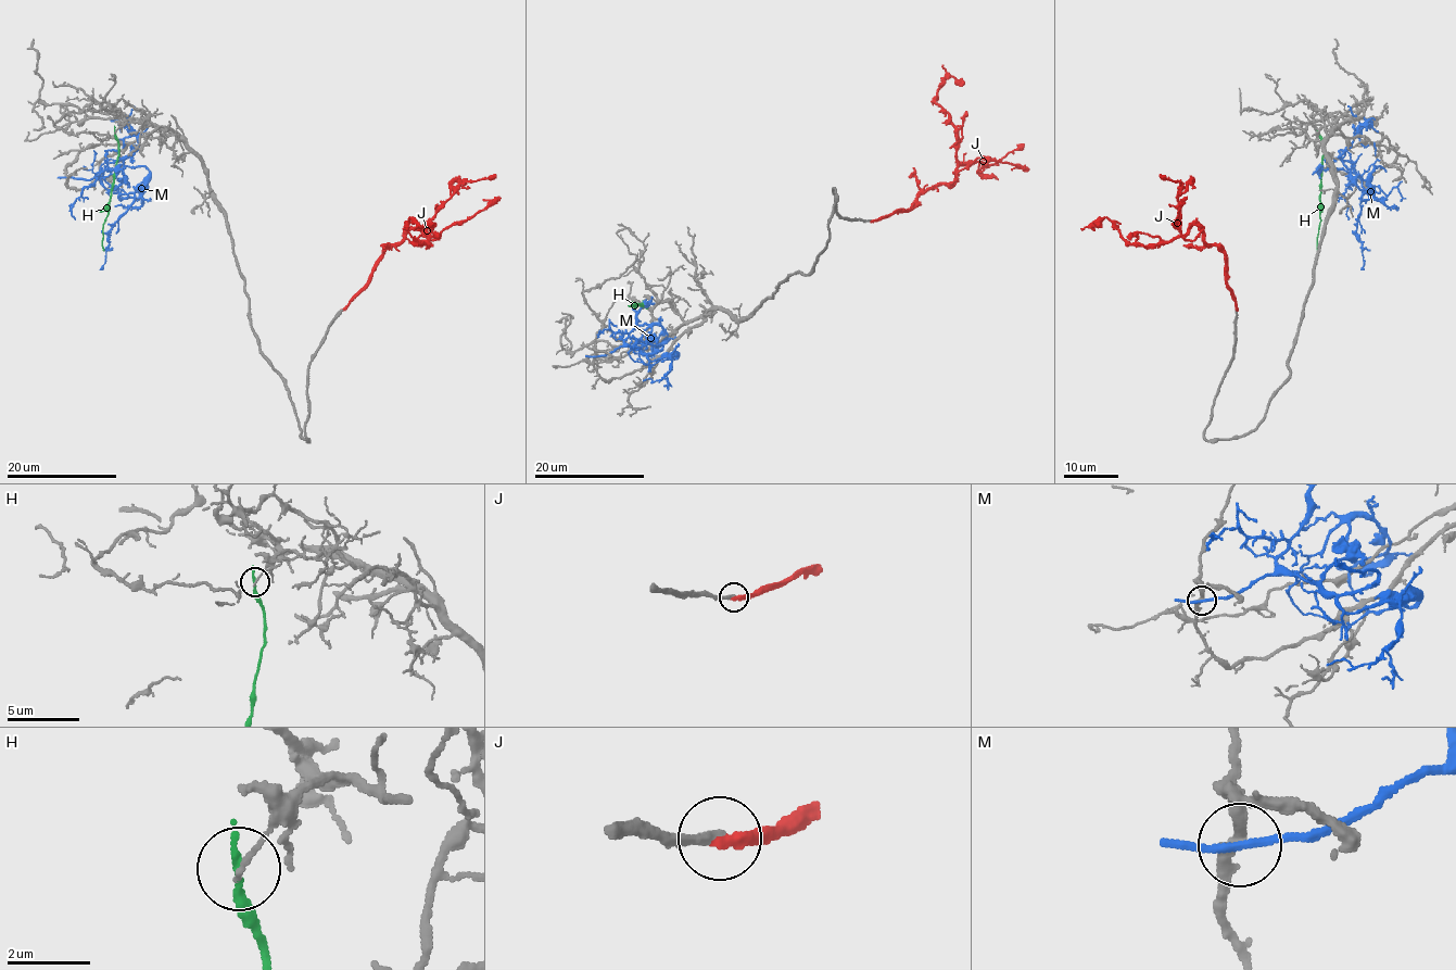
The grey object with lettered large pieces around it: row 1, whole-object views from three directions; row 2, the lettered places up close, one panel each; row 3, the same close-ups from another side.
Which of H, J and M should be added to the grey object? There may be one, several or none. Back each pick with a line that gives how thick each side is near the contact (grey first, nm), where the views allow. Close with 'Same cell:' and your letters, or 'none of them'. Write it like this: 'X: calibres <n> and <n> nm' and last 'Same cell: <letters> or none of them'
J: calibres 280 and 320 nm
Same cell: J

